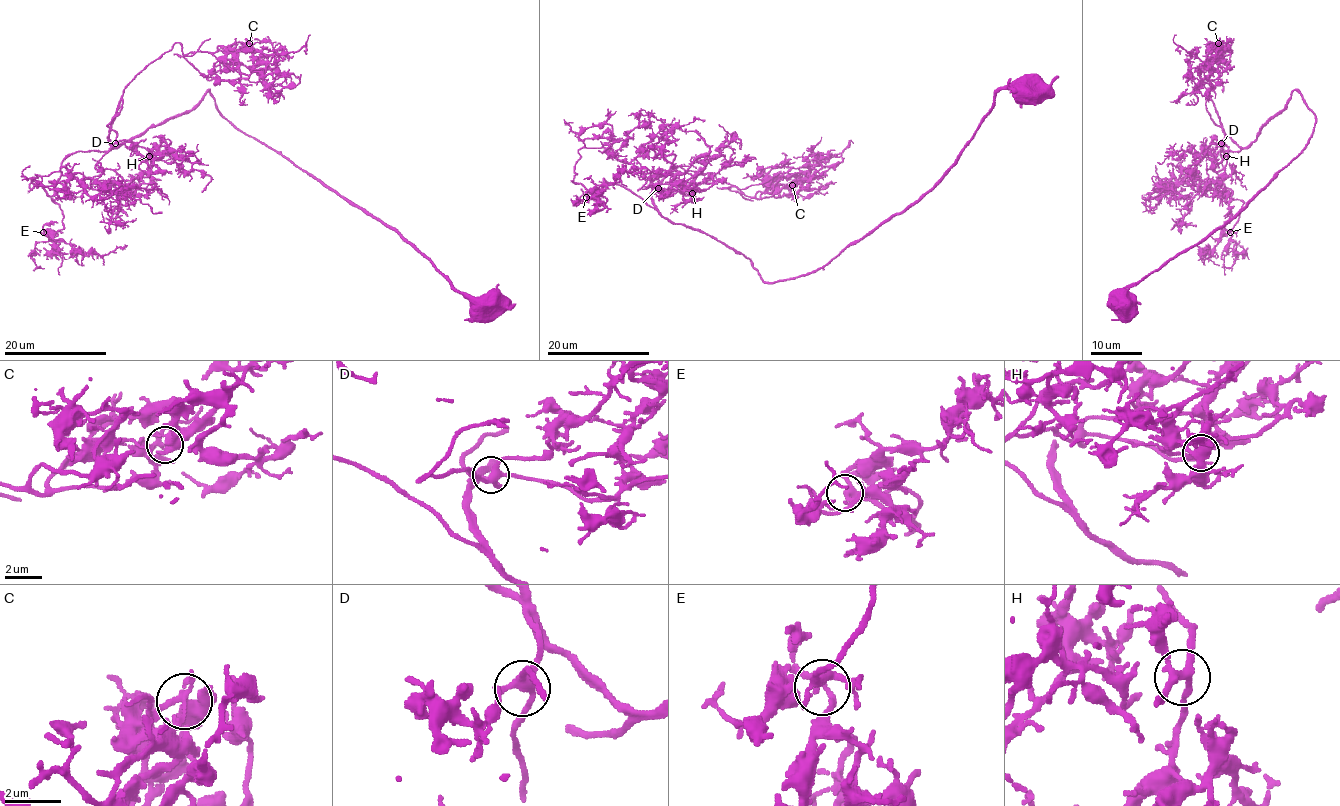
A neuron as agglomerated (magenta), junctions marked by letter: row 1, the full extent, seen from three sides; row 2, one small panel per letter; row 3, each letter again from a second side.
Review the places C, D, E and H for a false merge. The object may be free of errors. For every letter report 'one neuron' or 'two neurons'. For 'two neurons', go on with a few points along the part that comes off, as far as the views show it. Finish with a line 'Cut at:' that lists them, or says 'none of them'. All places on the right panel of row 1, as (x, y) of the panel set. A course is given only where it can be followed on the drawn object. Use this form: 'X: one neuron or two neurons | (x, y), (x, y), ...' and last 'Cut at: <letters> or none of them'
C: two neurons | (1219, 42), (1201, 68), (1202, 78), (1215, 79), (1221, 74), (1221, 56), (1234, 38)
D: one neuron
E: one neuron
H: one neuron
Cut at: C

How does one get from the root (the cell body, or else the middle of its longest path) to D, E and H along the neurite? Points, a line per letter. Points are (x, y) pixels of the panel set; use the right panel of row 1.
D: (1122, 305), (1127, 287), (1202, 243), (1284, 169), (1315, 115), (1294, 90), (1248, 146), (1222, 130), (1221, 143)
E: (1122, 305), (1305, 147), (1315, 115), (1295, 90), (1212, 164), (1243, 202), (1230, 232)
H: (1122, 305), (1127, 287), (1202, 243), (1284, 169), (1315, 115), (1294, 90), (1248, 146), (1222, 130), (1226, 156)

